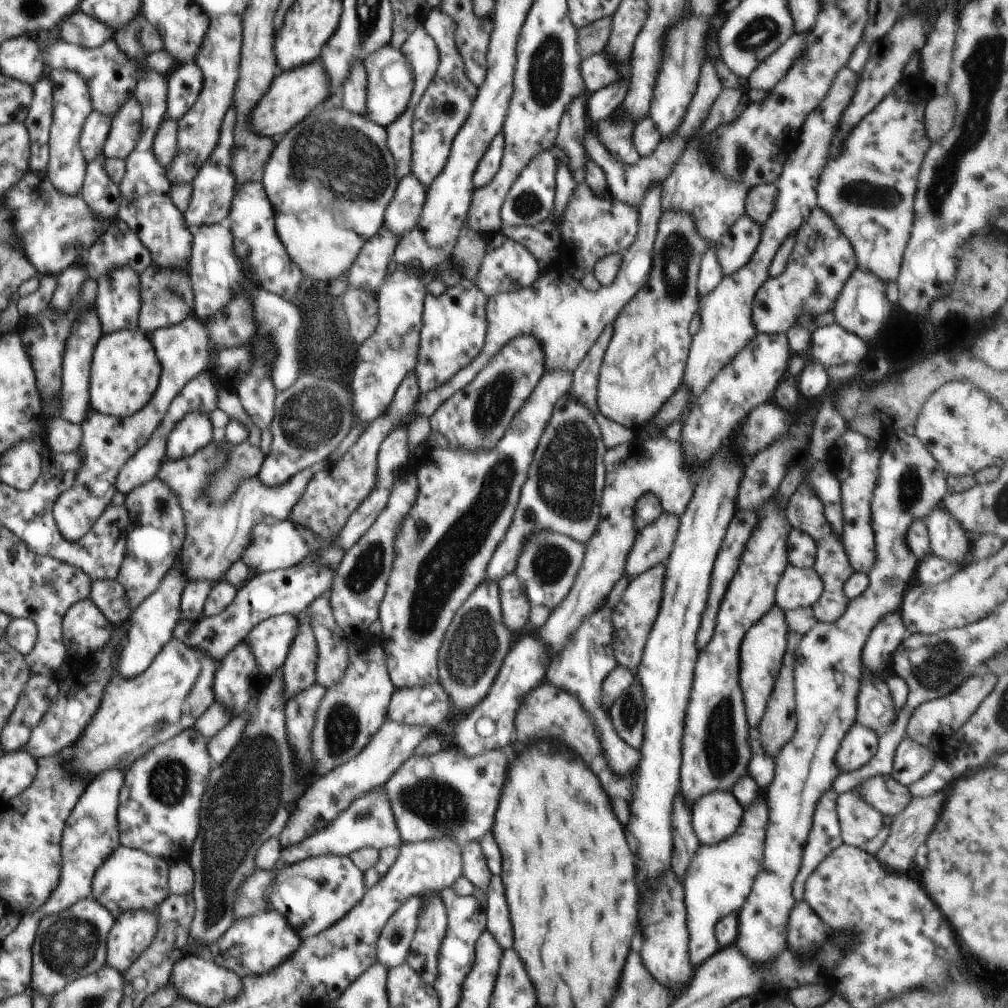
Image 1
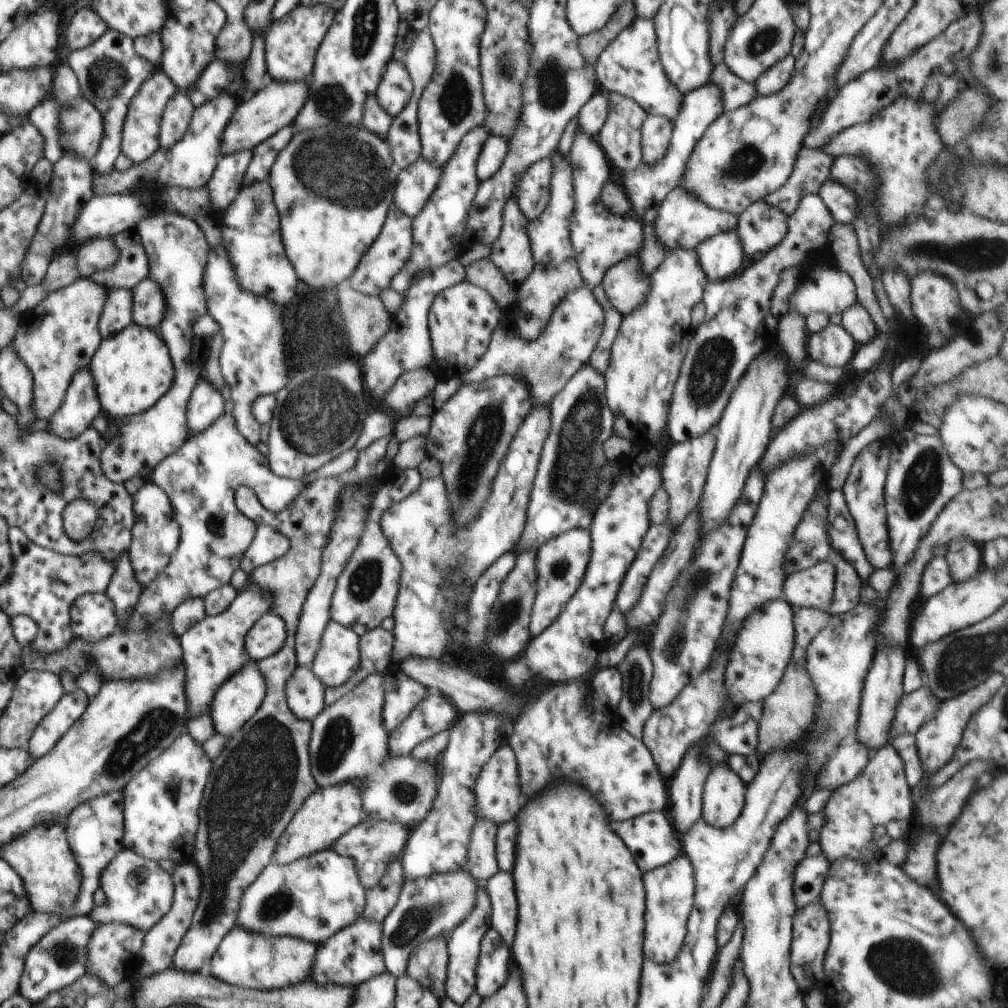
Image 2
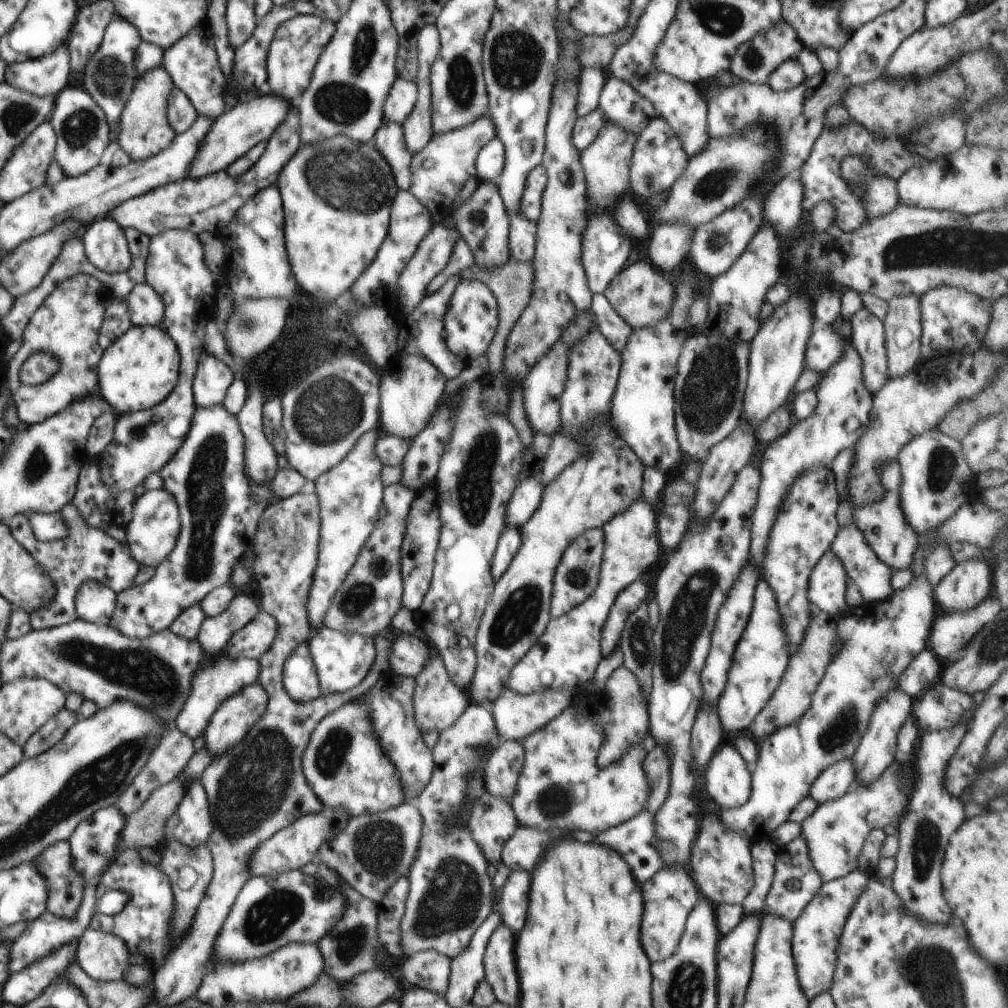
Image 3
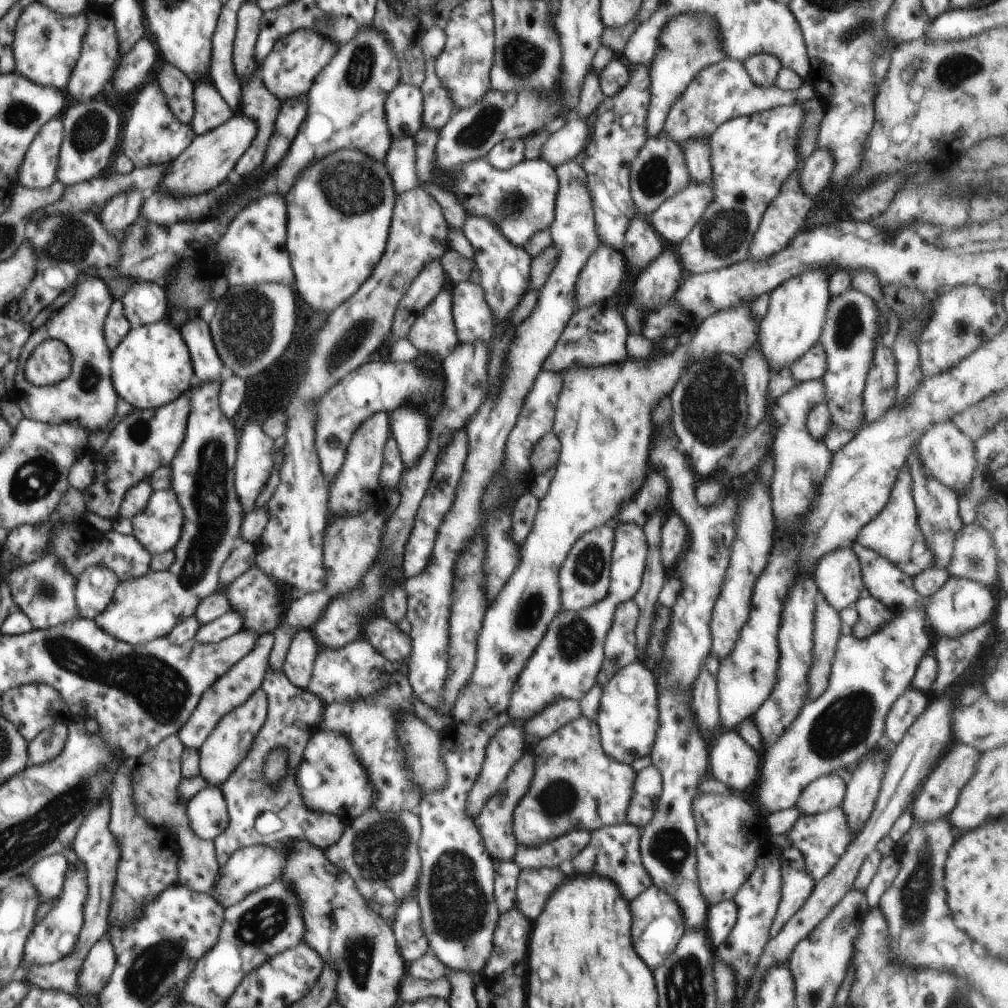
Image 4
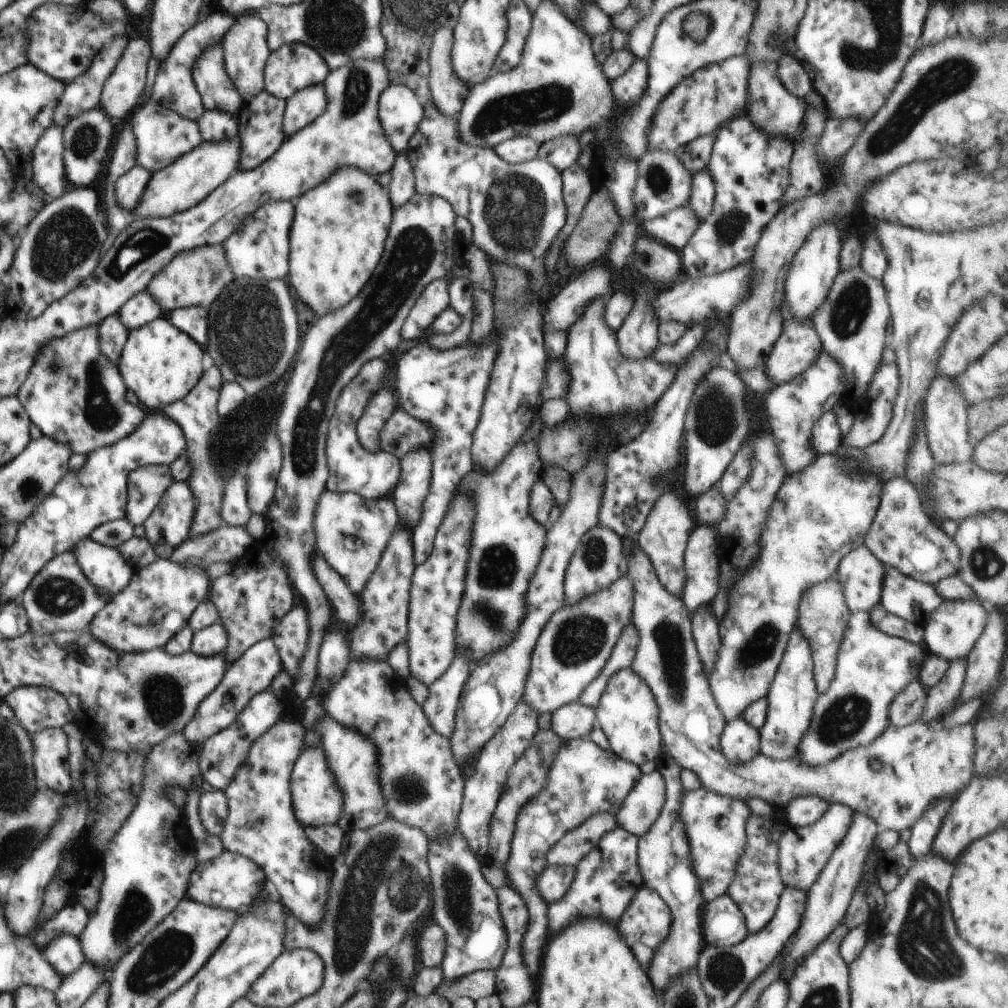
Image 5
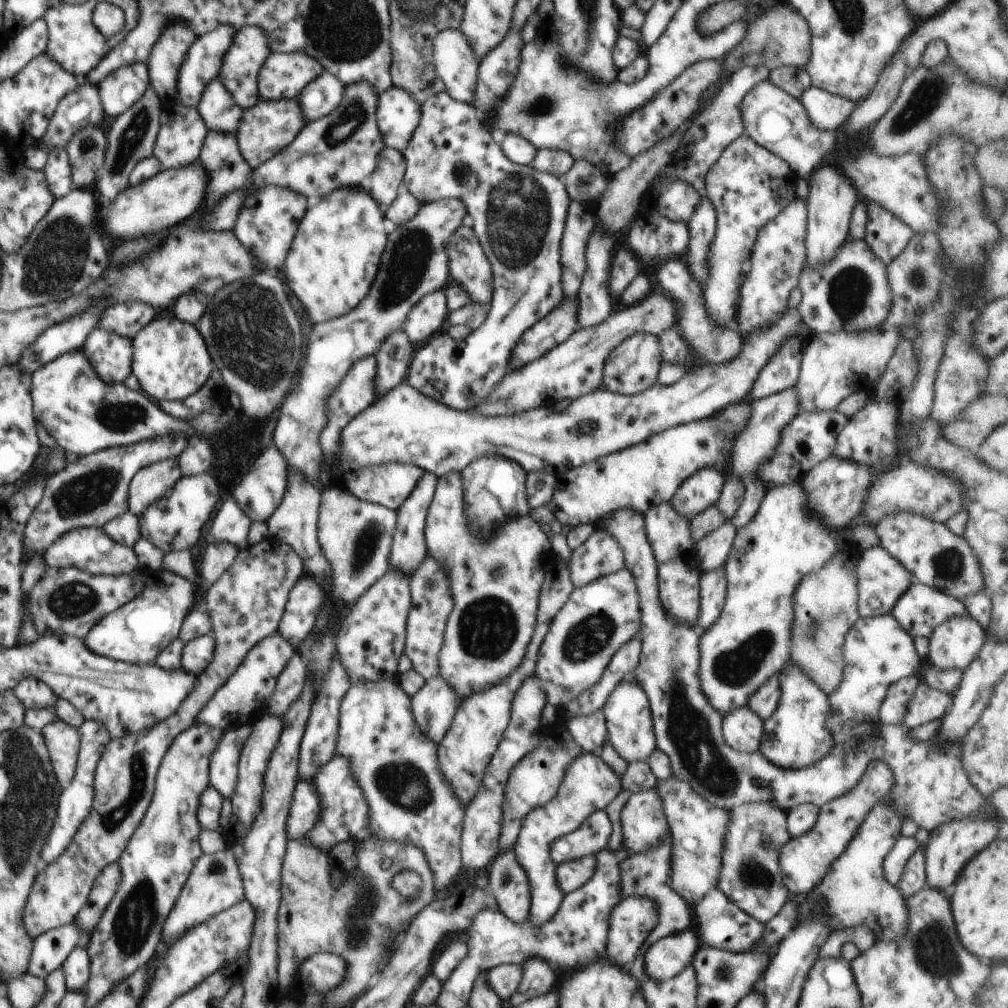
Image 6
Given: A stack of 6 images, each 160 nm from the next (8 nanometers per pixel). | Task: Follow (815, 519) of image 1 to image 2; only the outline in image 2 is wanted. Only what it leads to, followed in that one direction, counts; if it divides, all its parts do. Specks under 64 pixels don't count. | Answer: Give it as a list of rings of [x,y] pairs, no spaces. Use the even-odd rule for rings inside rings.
[[[842,560],[835,566],[835,591],[833,601],[828,612],[832,615],[836,613],[847,613],[861,602],[862,582],[859,574]]]

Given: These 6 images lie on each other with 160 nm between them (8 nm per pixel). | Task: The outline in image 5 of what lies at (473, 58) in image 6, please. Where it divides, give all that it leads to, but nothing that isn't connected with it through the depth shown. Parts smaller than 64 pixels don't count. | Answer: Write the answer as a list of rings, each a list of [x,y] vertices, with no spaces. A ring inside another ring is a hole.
[[[440,27],[429,47],[429,94],[438,110],[445,115],[458,115],[469,93],[469,86],[454,72],[451,50],[453,29]]]

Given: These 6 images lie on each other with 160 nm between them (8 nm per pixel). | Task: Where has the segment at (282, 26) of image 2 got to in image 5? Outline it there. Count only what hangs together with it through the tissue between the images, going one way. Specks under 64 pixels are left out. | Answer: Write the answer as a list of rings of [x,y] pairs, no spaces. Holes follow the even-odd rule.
[[[302,43],[282,45],[278,50],[271,51],[265,62],[263,79],[264,90],[279,99],[289,99],[295,92],[307,86],[323,84],[324,79],[330,74],[326,61],[310,46]]]

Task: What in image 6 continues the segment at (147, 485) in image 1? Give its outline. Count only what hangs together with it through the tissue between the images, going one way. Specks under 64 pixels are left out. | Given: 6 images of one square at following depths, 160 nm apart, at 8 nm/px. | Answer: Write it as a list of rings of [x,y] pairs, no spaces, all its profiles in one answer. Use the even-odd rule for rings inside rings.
[[[208,472],[180,477],[172,490],[159,501],[152,502],[139,517],[141,537],[148,539],[163,554],[168,554],[168,551],[190,550],[194,544],[198,544],[204,524],[216,510],[214,506],[218,504],[218,498],[218,484]]]

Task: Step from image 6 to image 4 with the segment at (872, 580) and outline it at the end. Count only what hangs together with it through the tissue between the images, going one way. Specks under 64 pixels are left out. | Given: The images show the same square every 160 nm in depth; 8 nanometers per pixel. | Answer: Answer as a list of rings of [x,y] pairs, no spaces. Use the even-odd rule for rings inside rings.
[[[852,548],[838,549],[824,555],[813,576],[820,592],[838,612],[854,606],[865,588],[863,568]]]

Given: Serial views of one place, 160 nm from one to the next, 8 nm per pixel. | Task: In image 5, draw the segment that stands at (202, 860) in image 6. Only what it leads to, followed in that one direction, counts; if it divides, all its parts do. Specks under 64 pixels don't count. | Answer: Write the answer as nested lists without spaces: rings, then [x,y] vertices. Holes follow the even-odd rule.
[[[224,849],[214,860],[199,862],[190,873],[185,898],[197,903],[239,912],[254,904],[266,884],[263,869],[252,859]]]

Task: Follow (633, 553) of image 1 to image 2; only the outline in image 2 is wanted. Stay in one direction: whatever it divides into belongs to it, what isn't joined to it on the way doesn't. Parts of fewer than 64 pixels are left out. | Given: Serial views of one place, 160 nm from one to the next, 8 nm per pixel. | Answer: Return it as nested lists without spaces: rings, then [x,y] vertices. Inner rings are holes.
[[[666,522],[662,526],[650,525],[648,532],[644,535],[639,552],[636,553],[630,568],[623,578],[618,591],[615,606],[622,613],[630,612],[643,595],[645,584],[654,568],[654,564],[664,554],[668,542],[672,536],[672,528]]]

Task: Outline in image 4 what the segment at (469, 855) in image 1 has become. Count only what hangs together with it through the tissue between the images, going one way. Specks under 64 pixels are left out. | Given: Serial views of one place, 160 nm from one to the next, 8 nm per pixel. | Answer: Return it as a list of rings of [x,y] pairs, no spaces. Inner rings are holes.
[[[523,754],[519,761],[510,769],[503,786],[499,791],[485,802],[484,808],[475,818],[475,825],[484,841],[489,855],[498,862],[514,861],[517,851],[517,840],[513,831],[513,812],[520,802],[520,799],[528,792],[530,783],[535,775],[535,756]]]

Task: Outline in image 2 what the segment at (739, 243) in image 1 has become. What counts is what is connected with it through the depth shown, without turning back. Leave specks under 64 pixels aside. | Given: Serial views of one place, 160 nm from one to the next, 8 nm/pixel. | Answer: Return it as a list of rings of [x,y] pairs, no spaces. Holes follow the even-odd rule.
[[[764,199],[752,203],[737,217],[736,230],[743,244],[743,253],[758,258],[780,244],[789,233],[789,216]]]

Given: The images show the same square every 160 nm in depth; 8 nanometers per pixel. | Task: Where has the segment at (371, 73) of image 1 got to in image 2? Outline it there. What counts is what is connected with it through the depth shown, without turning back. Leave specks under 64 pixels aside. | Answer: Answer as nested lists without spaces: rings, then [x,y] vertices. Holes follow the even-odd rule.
[[[389,61],[377,91],[374,93],[378,104],[390,116],[398,116],[406,108],[412,92],[413,82],[404,63]]]

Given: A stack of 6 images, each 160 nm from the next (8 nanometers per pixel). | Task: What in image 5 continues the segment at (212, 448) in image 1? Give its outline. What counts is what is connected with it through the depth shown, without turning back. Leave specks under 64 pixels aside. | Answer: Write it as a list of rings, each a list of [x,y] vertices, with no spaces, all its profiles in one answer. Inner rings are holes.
[[[216,365],[210,366],[210,368],[206,368],[206,371],[203,372],[198,384],[184,398],[170,403],[162,410],[168,418],[171,418],[180,426],[187,442],[187,450],[184,458],[188,460],[189,478],[186,481],[189,482],[189,487],[194,493],[197,504],[195,520],[191,526],[192,537],[206,534],[226,524],[220,514],[226,483],[218,478],[218,474],[216,474],[216,470],[212,466],[210,454],[208,454],[208,438],[218,424],[219,414],[217,411],[217,402],[223,384],[224,380],[220,369]],[[157,558],[134,572],[129,585],[92,619],[88,629],[97,641],[121,653],[164,649],[166,643],[187,626],[196,607],[208,599],[210,589],[205,568]]]

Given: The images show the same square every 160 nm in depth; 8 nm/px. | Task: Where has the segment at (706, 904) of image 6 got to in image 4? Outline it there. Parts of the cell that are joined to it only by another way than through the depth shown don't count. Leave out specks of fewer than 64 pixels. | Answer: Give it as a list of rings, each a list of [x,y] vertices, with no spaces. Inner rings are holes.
[[[732,899],[709,905],[704,927],[714,948],[720,946],[728,938],[736,921],[737,906]]]

